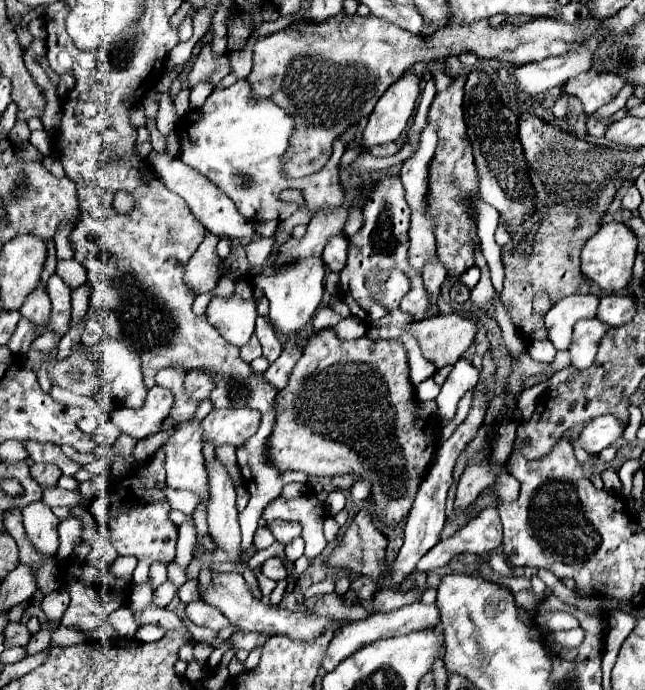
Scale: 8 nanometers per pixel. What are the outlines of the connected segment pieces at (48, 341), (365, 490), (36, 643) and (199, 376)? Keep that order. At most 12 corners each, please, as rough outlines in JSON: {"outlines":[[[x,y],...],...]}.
{"outlines":[[[46,332],[32,342],[32,350],[52,350],[60,336]],[[358,481],[350,489],[350,498],[362,502],[370,496],[371,484]],[[40,630],[24,646],[26,656],[46,650],[50,630]],[[190,370],[184,390],[190,400],[202,402],[214,384],[206,372]]]}

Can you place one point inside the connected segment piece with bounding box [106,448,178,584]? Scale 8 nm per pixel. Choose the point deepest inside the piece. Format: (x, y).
(140, 527)

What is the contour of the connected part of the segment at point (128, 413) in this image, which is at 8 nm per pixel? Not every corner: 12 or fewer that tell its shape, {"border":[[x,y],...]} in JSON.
{"border":[[154,386],[142,408],[120,406],[112,422],[136,440],[162,430],[172,392]]}

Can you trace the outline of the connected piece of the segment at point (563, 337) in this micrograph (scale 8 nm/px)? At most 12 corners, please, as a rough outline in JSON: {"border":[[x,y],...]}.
{"border":[[574,294],[544,316],[556,350],[570,346],[572,328],[594,318],[598,296]]}

